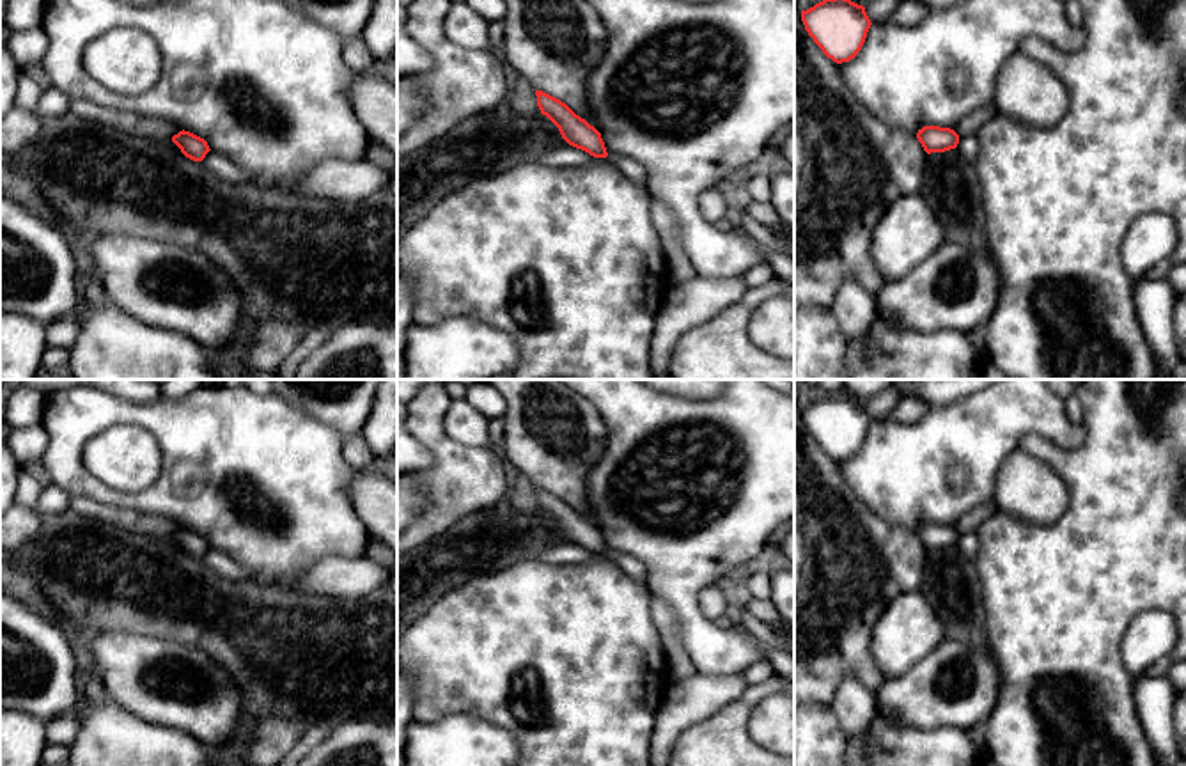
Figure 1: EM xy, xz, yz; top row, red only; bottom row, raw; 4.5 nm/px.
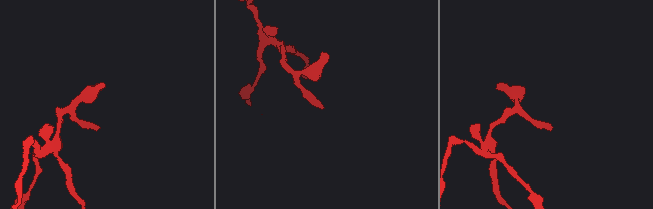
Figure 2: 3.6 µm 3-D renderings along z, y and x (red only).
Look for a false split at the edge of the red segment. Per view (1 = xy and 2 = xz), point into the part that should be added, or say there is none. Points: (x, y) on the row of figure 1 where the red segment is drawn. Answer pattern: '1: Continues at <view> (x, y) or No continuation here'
1: No continuation here
2: No continuation here

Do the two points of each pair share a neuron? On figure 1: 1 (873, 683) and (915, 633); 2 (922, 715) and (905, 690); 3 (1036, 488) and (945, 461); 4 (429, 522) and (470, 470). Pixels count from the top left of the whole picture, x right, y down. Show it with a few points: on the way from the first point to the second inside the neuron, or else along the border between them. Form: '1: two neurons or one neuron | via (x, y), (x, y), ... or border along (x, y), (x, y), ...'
1: two neurons | border along (871, 632), (871, 658), (887, 678)
2: one neuron | via (922, 710), (910, 695)
3: two neurons | border along (1018, 447), (1002, 463), (991, 499)
4: one neuron | via (442, 509), (458, 483)

